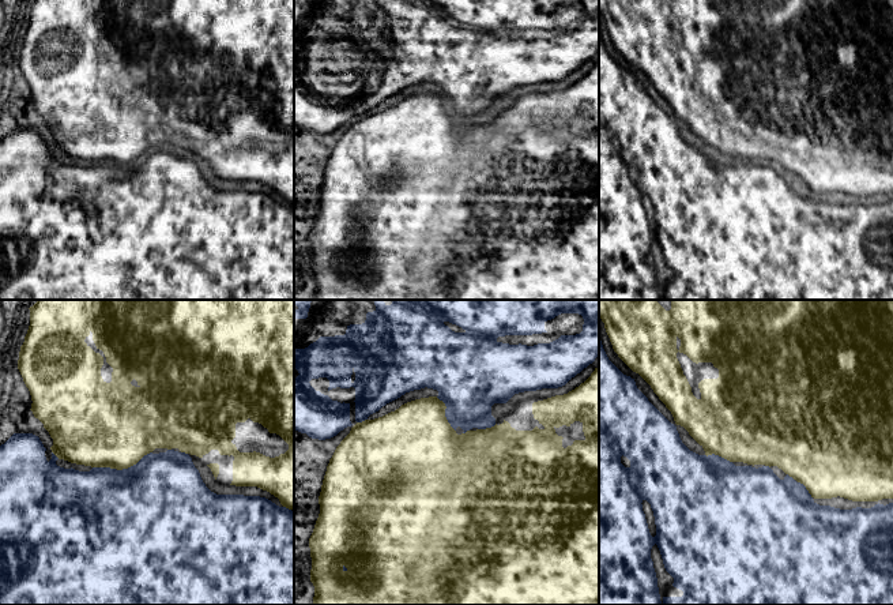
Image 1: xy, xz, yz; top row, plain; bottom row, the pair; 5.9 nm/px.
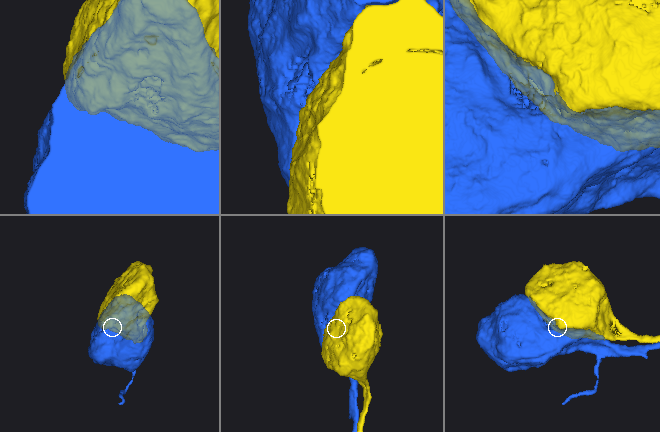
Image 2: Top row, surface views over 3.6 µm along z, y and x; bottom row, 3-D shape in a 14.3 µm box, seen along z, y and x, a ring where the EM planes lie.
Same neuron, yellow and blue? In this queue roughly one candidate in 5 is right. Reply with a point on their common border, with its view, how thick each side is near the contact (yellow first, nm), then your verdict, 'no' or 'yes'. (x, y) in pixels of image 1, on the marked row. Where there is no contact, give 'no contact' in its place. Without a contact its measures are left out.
xz (444, 413) | 480/400 nm | no

